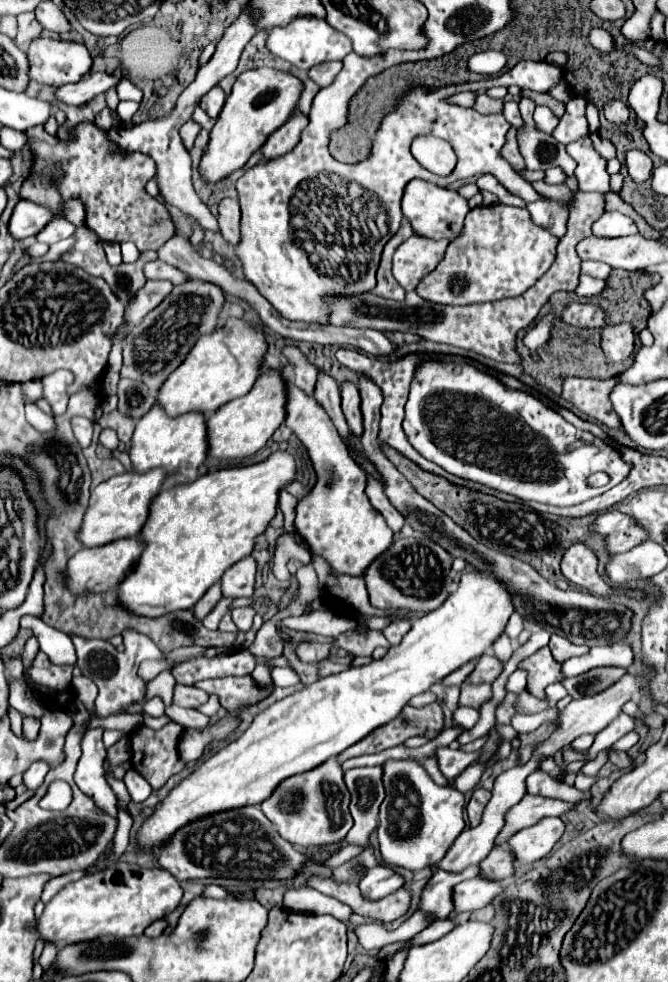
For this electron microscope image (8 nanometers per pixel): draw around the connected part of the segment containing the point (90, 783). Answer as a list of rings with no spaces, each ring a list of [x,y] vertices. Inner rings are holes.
[[[91,728],[85,732],[81,750],[83,756],[79,760],[75,772],[75,784],[83,794],[87,794],[101,812],[117,818],[117,798],[105,778],[105,746],[101,742],[103,728]]]

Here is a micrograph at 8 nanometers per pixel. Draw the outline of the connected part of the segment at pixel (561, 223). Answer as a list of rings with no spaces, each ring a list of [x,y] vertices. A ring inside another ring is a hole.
[[[543,200],[543,202],[527,204],[527,210],[531,214],[531,220],[537,226],[549,228],[549,232],[553,232],[553,236],[557,236],[557,238],[565,236],[567,210],[561,204],[553,202],[553,200]]]

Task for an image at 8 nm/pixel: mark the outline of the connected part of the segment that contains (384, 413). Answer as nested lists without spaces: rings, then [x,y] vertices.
[[[339,348],[335,356],[337,356],[337,360],[339,360],[343,366],[347,366],[347,368],[351,368],[351,370],[355,370],[355,372],[367,374],[367,376],[383,390],[383,406],[381,406],[381,422],[379,422],[379,440],[381,440],[381,442],[385,442],[385,444],[389,444],[391,448],[395,448],[401,456],[405,456],[405,458],[409,458],[411,462],[415,462],[421,470],[433,472],[433,474],[449,480],[451,484],[465,486],[465,488],[473,488],[473,490],[477,490],[477,492],[485,492],[485,494],[491,494],[491,496],[499,496],[499,498],[505,500],[505,502],[517,502],[517,500],[519,500],[519,498],[515,498],[515,496],[511,496],[511,494],[501,494],[501,492],[491,490],[491,488],[487,488],[487,486],[473,484],[473,482],[465,482],[465,480],[461,480],[461,478],[451,476],[449,472],[445,472],[445,470],[439,468],[437,464],[425,460],[425,458],[409,444],[409,438],[405,436],[405,430],[403,430],[401,424],[403,424],[403,418],[405,418],[405,404],[407,404],[407,396],[409,396],[411,374],[413,374],[415,364],[417,364],[417,358],[419,358],[417,354],[407,354],[407,356],[401,356],[401,358],[397,358],[397,360],[377,360],[375,356],[371,356],[371,354],[367,354],[367,352],[361,352],[361,350],[355,350],[355,348]]]

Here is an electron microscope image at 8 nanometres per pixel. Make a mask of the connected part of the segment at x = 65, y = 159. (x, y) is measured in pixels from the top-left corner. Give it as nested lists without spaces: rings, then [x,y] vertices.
[[[79,122],[71,130],[73,138],[69,142],[61,142],[59,136],[51,136],[43,126],[41,128],[27,128],[27,146],[33,152],[33,166],[31,174],[23,180],[19,198],[21,200],[33,200],[35,204],[45,204],[53,212],[53,216],[63,218],[63,202],[71,198],[79,198],[85,208],[85,226],[93,230],[103,242],[135,242],[140,253],[146,250],[158,250],[169,236],[173,236],[173,220],[167,212],[165,204],[151,198],[145,192],[145,184],[155,176],[155,162],[141,154],[141,152],[129,152],[119,150],[111,140],[107,138],[107,132],[97,128],[95,122]]]

